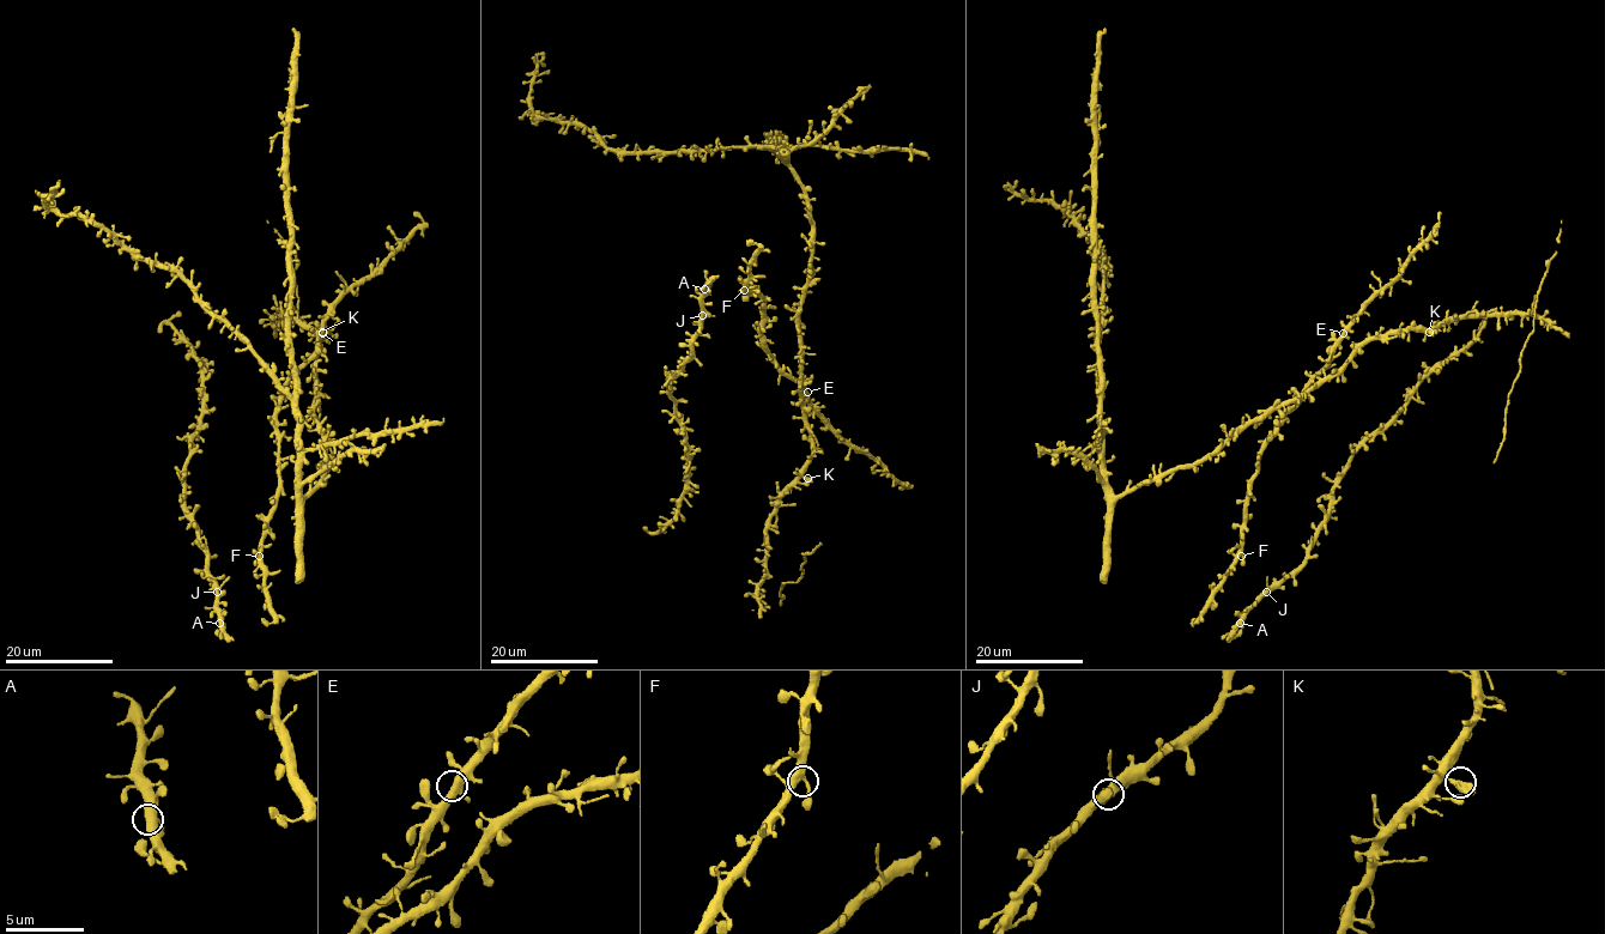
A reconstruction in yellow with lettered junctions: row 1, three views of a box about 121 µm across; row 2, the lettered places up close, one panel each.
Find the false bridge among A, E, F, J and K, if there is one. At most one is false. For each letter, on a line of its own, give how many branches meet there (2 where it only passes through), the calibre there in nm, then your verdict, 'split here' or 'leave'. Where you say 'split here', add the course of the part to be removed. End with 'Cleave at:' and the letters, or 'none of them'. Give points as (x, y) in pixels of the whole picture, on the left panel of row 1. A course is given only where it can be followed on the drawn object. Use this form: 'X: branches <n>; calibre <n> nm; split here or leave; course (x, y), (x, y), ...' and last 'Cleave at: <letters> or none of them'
A: branches 3; calibre 440 nm; leave
E: branches 3; calibre 460 nm; leave
F: branches 3; calibre 360 nm; leave
J: branches 3; calibre 440 nm; leave
K: branches 3; calibre 400 nm; leave
Cleave at: none of them

